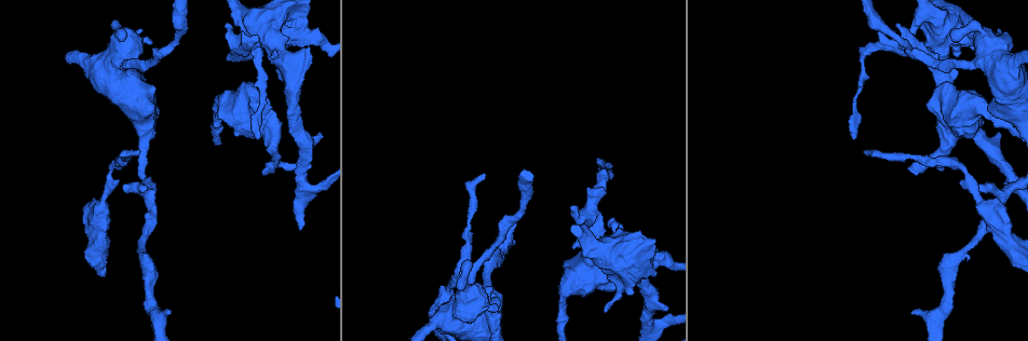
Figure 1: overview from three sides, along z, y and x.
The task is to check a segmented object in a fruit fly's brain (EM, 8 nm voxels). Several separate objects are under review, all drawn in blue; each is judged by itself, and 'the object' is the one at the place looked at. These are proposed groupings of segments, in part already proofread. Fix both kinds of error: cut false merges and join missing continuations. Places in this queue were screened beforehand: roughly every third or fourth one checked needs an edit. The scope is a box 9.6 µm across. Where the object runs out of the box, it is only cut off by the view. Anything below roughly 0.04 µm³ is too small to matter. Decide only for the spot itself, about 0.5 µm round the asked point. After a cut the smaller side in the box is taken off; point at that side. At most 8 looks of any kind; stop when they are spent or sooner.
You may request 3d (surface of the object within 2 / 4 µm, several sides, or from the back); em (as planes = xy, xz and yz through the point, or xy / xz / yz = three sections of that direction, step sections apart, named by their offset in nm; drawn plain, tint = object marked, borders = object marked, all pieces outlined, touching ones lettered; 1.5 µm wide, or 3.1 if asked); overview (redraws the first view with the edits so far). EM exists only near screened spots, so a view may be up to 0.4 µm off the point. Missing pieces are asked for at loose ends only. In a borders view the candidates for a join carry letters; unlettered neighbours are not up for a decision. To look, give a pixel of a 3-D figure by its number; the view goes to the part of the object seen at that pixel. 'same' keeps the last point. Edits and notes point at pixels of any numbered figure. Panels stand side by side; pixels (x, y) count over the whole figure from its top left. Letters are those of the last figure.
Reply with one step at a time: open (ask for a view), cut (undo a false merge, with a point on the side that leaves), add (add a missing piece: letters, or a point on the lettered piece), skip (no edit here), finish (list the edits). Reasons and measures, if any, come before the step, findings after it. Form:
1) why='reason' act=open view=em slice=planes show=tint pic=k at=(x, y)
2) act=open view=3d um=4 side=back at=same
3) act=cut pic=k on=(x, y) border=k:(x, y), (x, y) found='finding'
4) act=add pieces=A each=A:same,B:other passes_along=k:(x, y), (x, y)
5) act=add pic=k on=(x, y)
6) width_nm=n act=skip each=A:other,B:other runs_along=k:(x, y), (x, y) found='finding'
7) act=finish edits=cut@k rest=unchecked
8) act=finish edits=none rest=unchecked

why='thick turns thin' act=open view=3d um=4 pic=1 at=(463, 284)

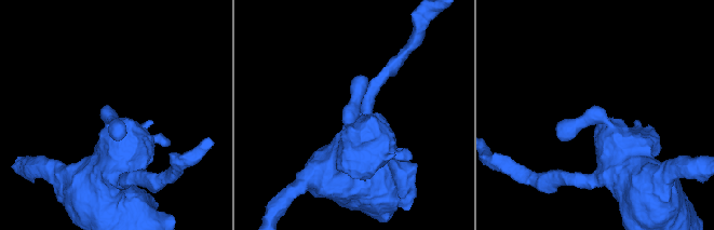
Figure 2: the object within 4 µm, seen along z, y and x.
why='shape alone is not enough' act=open view=em slice=planes show=tint pic=2 at=(600, 118)

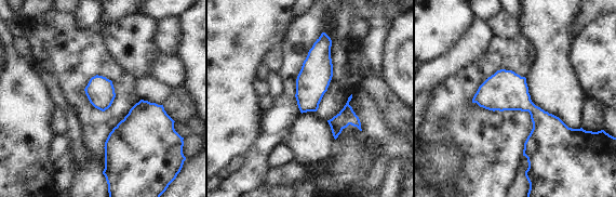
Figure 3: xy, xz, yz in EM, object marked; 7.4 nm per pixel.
act=open view=em slice=planes show=borders at=same

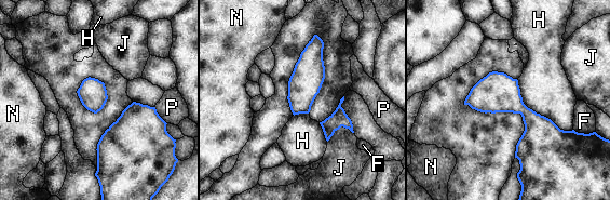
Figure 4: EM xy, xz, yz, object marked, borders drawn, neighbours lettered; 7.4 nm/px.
width_nm=200 act=skip each=F:other,H:other,J:other,N:other,P:other border=4:(516, 79), (528, 107), (572, 130) found='continuous, no second neuron'

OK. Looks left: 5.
why='free end' act=open view=3d um=4 pic=1 at=(605, 310)

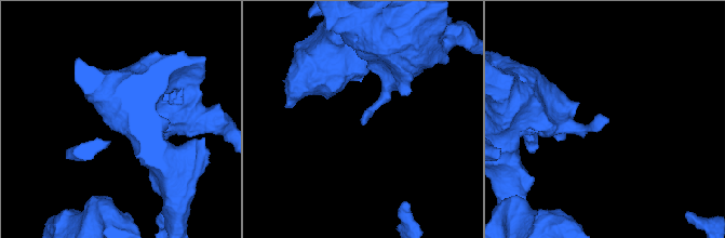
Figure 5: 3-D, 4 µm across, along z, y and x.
why='need the tissue' act=open view=em slice=planes show=borders pic=5 at=(607, 119)

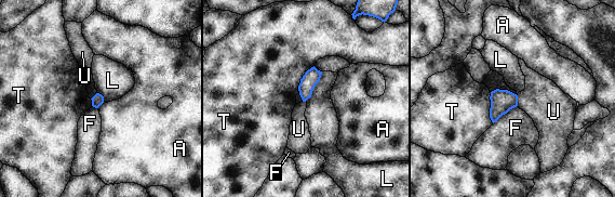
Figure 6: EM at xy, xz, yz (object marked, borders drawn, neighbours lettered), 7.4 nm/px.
longest_contact=L:260nm act=skip each=A:other,F:other,L:other,T:other,U:other border=6:(322, 71), (311, 95), (305, 101) found='none of them fits'

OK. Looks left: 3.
why='free end' act=open view=3d um=4 pic=1 at=(264, 171)

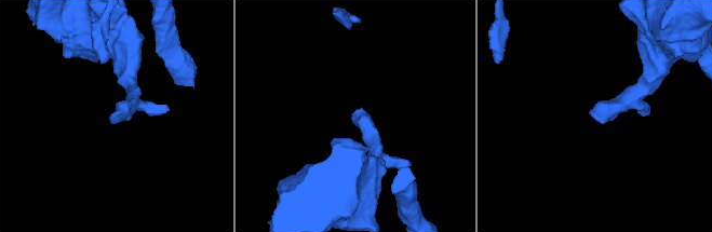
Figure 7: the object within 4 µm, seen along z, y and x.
why='need the tissue' act=open view=em slice=xz step=8 show=plain pic=7 at=(358, 110)

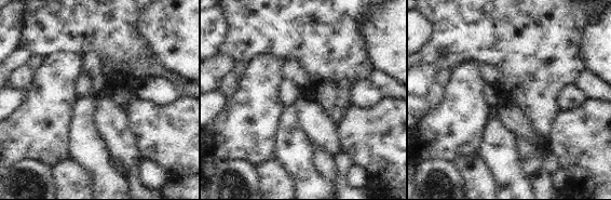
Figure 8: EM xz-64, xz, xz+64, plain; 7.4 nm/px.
act=open view=em slice=xz step=8 show=borders at=same

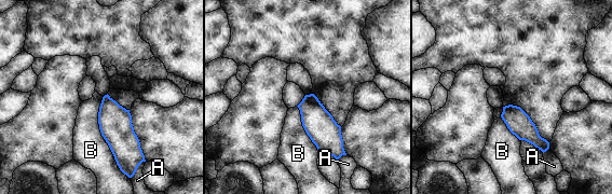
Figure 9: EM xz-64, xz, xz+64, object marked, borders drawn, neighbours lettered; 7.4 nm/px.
width_nm=170 act=skip each=A:other,B:other found='no lettered piece goes on from it'

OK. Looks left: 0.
act=finish edits=none rest=unchecked

